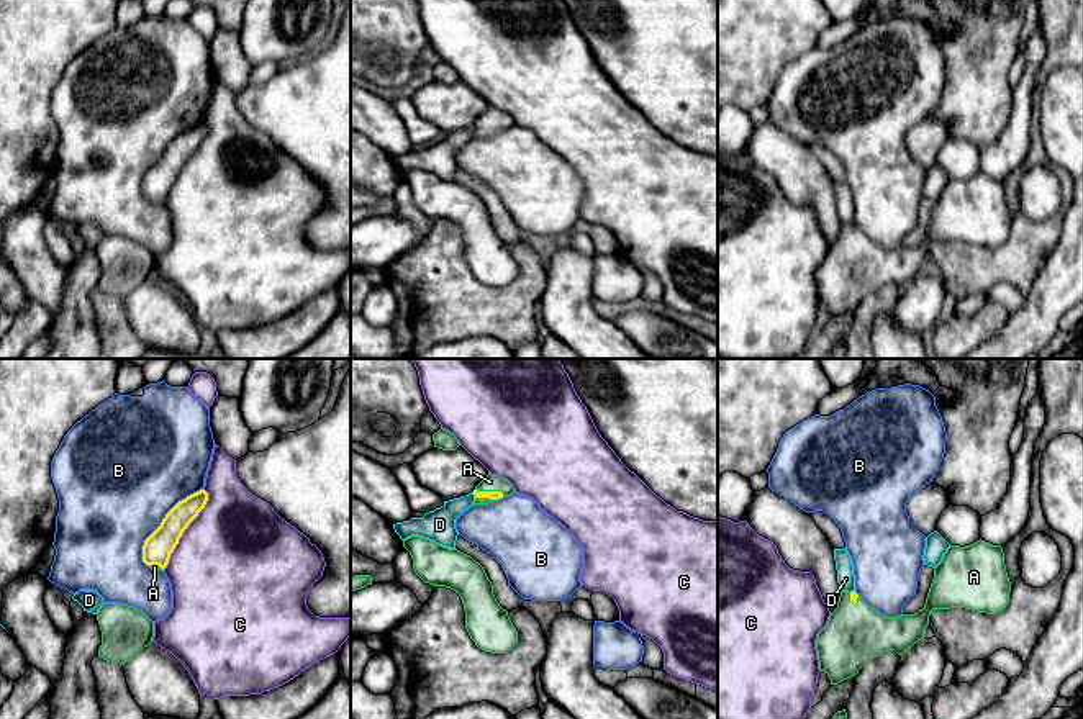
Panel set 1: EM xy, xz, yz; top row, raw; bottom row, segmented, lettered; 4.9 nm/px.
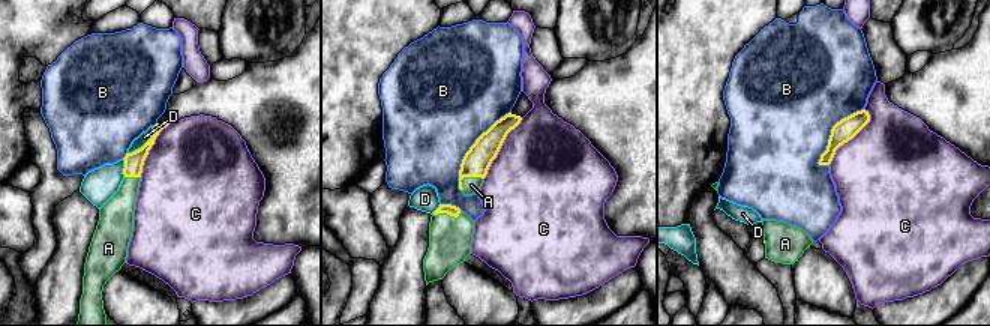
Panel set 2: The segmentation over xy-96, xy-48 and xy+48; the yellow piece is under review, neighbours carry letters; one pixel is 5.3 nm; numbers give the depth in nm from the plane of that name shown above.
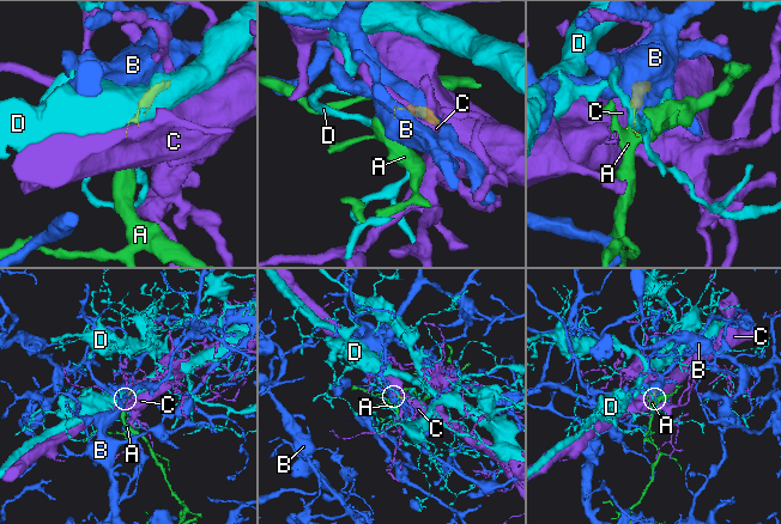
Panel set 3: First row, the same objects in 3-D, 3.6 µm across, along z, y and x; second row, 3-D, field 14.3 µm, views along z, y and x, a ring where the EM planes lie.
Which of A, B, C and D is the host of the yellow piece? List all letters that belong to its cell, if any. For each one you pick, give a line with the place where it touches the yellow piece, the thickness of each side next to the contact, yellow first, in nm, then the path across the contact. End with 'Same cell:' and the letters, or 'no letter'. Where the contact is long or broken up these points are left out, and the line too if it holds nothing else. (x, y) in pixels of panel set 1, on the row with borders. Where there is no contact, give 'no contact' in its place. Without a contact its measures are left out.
A: contact xz (490, 492); calibres 50 and 80 nm
Same cell: A

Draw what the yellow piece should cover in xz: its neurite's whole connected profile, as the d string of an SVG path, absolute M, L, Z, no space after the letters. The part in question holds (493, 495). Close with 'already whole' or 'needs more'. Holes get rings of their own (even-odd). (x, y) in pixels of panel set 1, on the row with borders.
M488 473L474 490L474 504L488 504L513 493L514 488L508 480Z; needs more

